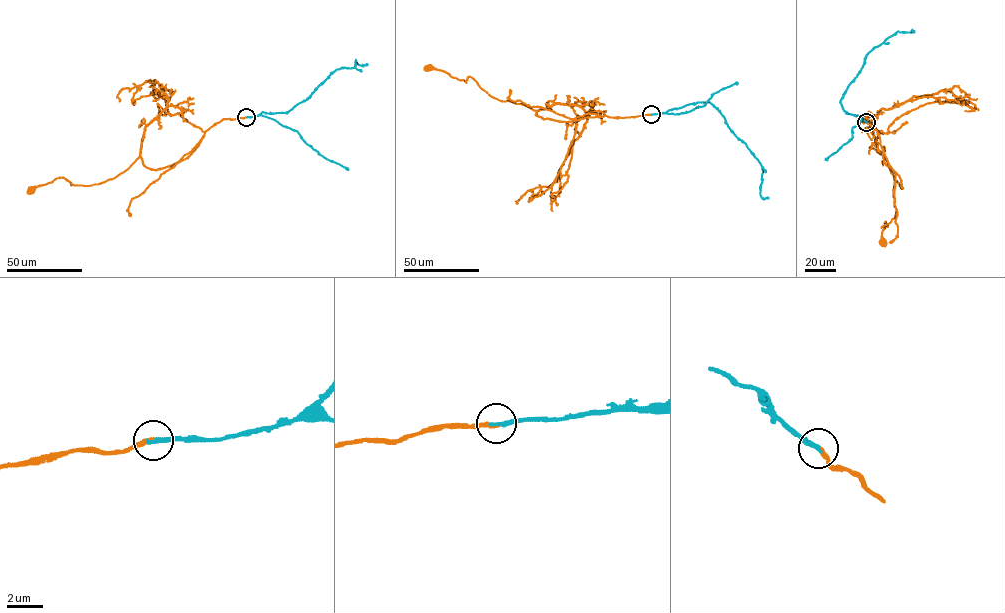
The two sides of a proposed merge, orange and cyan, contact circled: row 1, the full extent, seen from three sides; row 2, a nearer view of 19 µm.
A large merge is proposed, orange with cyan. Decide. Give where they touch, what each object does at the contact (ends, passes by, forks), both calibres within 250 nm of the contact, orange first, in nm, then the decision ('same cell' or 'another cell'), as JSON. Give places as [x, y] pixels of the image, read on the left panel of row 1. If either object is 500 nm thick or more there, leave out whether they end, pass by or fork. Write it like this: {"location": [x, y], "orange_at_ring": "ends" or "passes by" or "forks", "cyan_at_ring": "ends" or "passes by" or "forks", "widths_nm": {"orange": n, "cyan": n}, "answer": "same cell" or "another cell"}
{"location": [246, 117], "orange_at_ring": "ends", "cyan_at_ring": "ends", "widths_nm": {"orange": 240, "cyan": 280}, "answer": "same cell"}

